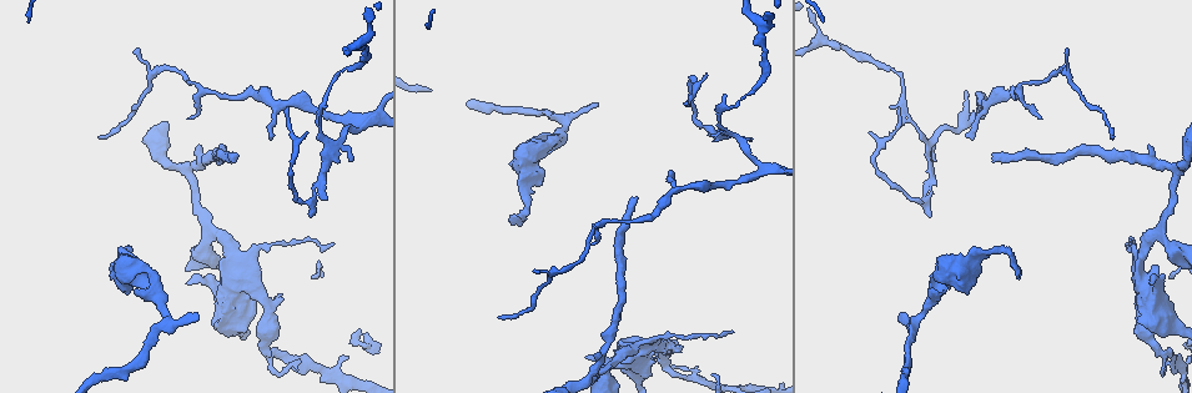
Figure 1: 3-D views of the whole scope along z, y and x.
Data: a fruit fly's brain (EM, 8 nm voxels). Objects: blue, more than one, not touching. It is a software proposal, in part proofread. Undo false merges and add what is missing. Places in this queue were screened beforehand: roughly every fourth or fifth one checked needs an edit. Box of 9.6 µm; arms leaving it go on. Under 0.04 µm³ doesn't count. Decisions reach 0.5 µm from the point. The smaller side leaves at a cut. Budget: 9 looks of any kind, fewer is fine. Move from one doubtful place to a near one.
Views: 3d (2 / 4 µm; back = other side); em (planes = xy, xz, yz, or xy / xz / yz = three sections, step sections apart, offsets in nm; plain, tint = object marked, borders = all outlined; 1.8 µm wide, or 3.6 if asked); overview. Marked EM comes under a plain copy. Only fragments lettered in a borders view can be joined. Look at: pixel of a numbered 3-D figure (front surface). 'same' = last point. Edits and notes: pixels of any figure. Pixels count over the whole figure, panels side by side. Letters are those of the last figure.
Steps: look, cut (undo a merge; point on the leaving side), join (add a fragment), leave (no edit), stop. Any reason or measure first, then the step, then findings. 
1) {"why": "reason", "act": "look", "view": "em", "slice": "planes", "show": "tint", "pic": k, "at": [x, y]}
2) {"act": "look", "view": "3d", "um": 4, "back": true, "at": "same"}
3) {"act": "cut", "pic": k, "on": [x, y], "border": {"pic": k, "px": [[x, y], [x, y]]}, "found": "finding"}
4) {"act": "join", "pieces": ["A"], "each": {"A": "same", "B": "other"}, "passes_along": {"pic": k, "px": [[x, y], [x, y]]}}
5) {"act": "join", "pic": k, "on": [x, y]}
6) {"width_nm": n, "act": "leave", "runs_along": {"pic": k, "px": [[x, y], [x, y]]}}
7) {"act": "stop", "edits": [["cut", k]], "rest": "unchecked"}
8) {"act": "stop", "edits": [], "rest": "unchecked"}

{"why": "free end", "act": "look", "view": "3d", "um": 4, "pic": 1, "at": [235, 152]}

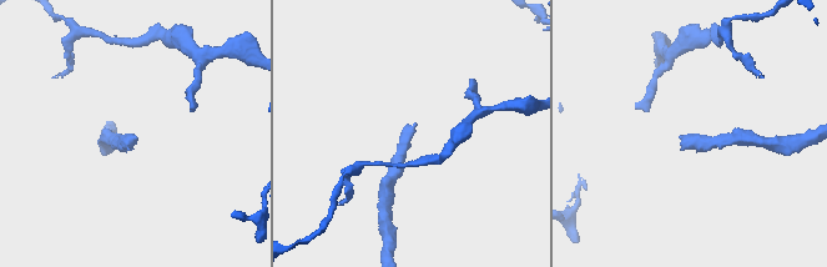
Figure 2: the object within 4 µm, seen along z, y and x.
{"why": "need the tissue", "act": "look", "view": "em", "slice": "yz", "step": 16, "show": "tint", "pic": 2, "at": [132, 135]}

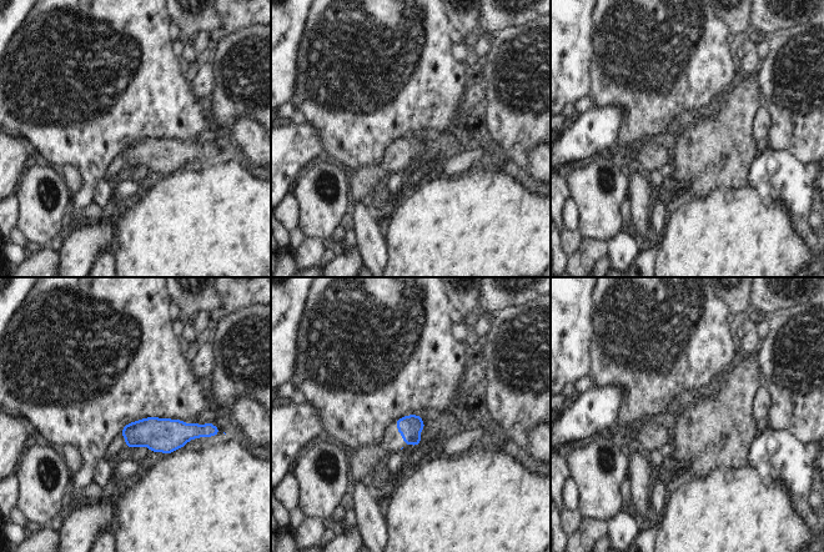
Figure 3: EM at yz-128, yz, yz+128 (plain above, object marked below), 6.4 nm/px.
{"why": "cut it another way", "act": "look", "view": "em", "slice": "planes", "show": "borders", "at": "same"}

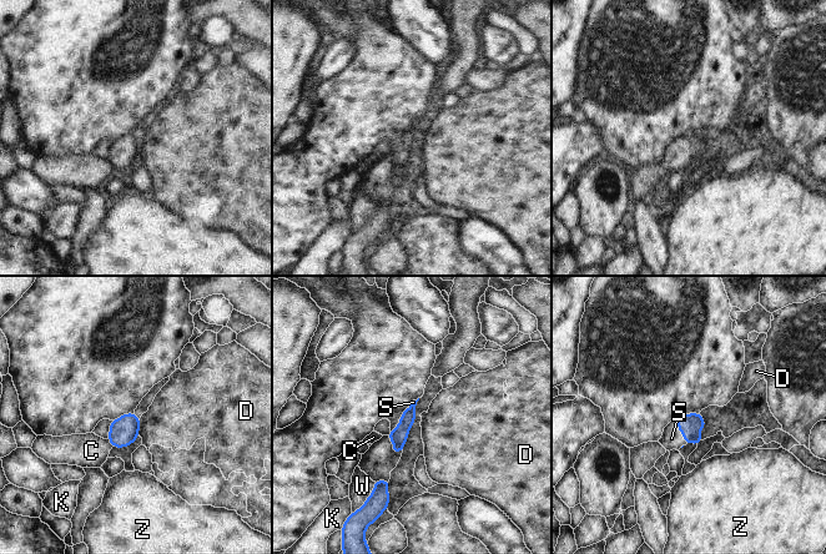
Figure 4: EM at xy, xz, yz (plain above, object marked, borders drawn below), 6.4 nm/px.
{"width_nm": 110, "longest_contact_nm": ["S", 200], "act": "join", "pieces": ["S"], "each": {"C": "other", "D": "other", "K": "other", "S": "same", "W": "other", "Z": "other"}, "found": "the neuron continues"}

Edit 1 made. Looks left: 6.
{"act": "look", "view": "overview"}

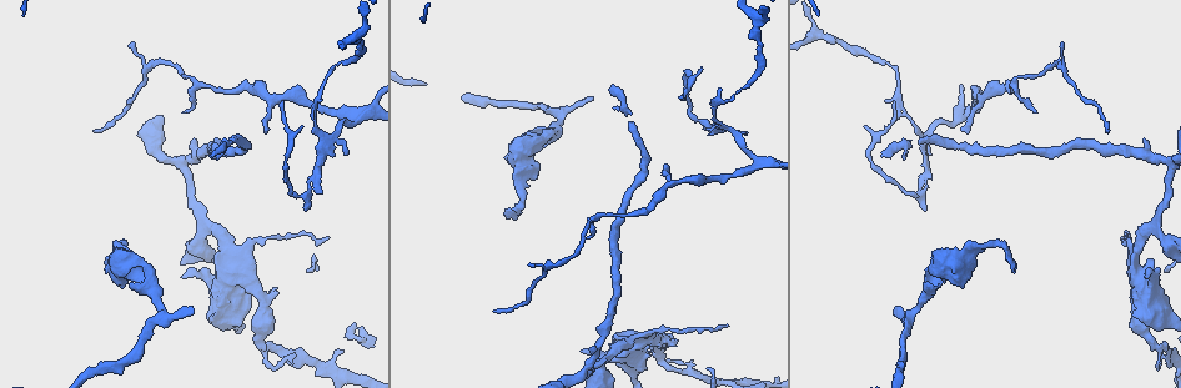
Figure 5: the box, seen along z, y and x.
{"why": "branch stops here", "act": "look", "view": "em", "slice": "xy", "step": 8, "show": "tint", "pic": 5, "at": [674, 345]}

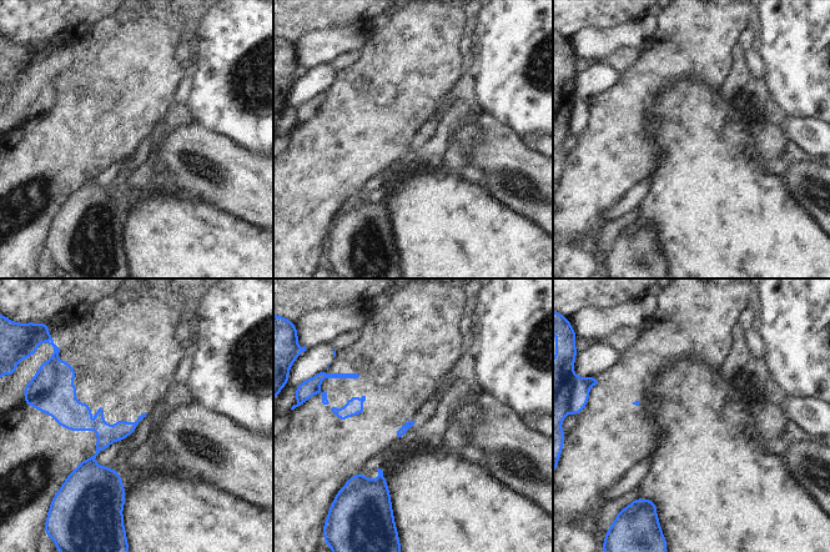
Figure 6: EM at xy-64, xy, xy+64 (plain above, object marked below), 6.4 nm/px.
{"why": "what lies round it", "act": "look", "view": "em", "slice": "xy", "step": 8, "show": "borders", "at": "same"}

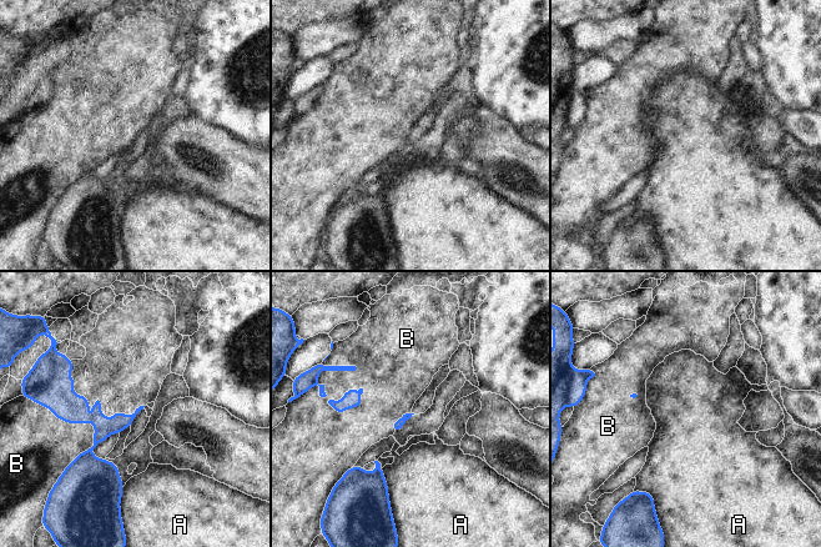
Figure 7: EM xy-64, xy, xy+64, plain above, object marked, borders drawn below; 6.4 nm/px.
{"act": "leave", "each": {"A": "other", "B": "other"}, "found": "none of them fits"}

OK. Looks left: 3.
{"act": "look", "view": "3d", "um": 2, "pic": 5, "at": [895, 312]}

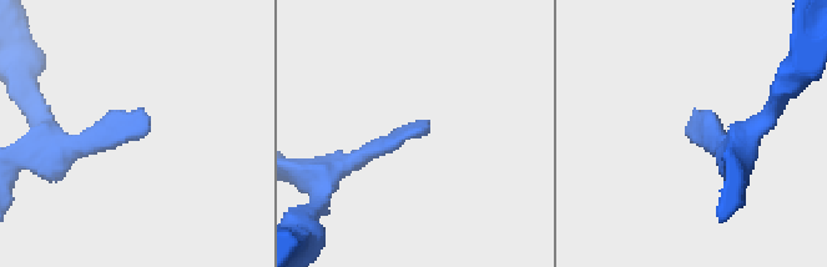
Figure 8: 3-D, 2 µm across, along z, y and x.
{"act": "look", "view": "em", "um": 3.6, "slice": "xz", "step": 16, "show": "borders", "pic": 8, "at": [148, 123]}

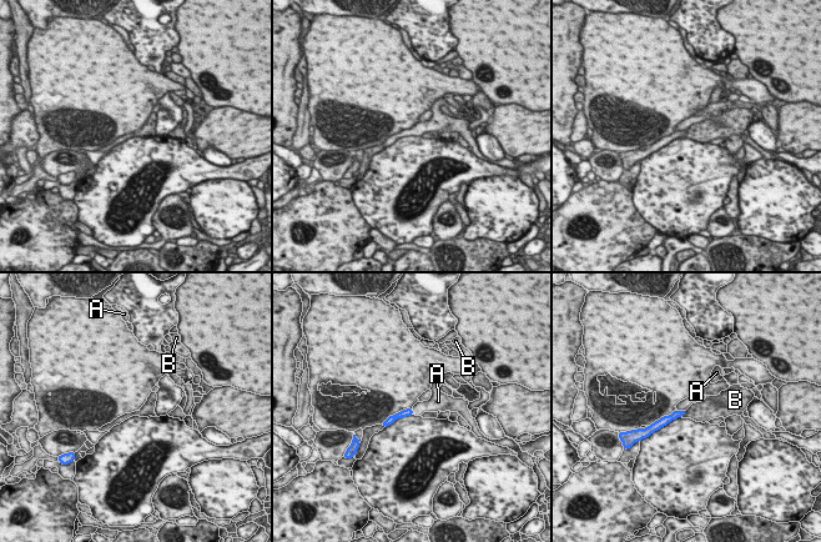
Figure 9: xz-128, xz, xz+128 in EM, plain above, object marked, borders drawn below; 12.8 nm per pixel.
{"why": "another direction", "act": "look", "view": "em", "um": 3.6, "slice": "planes", "show": "borders", "at": "same"}

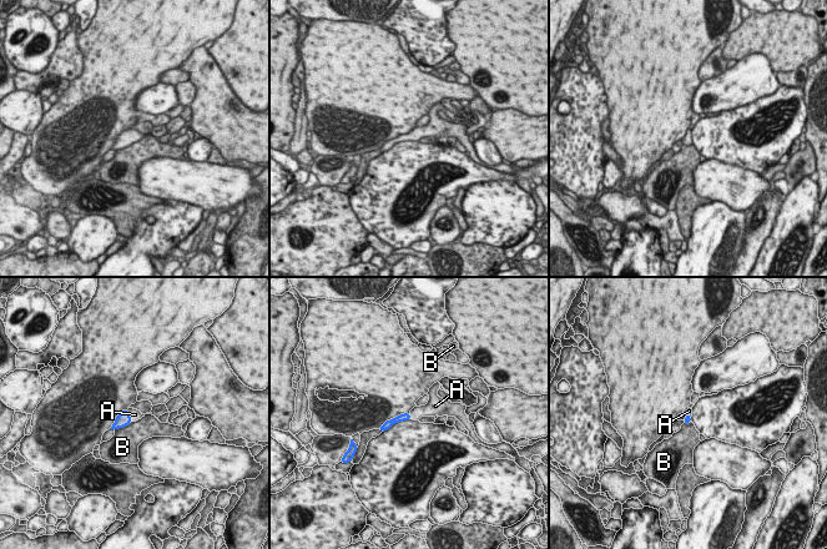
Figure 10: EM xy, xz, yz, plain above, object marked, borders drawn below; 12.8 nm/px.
{"width_nm": 90, "longest_contact_nm": ["B", 260], "act": "join", "pieces": ["A"], "each": {"A": "same", "B": "other"}, "found": "it goes on there"}

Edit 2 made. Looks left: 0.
{"act": "stop", "edits": [["join", 4], ["join", 10]], "rest": "unchecked"}

